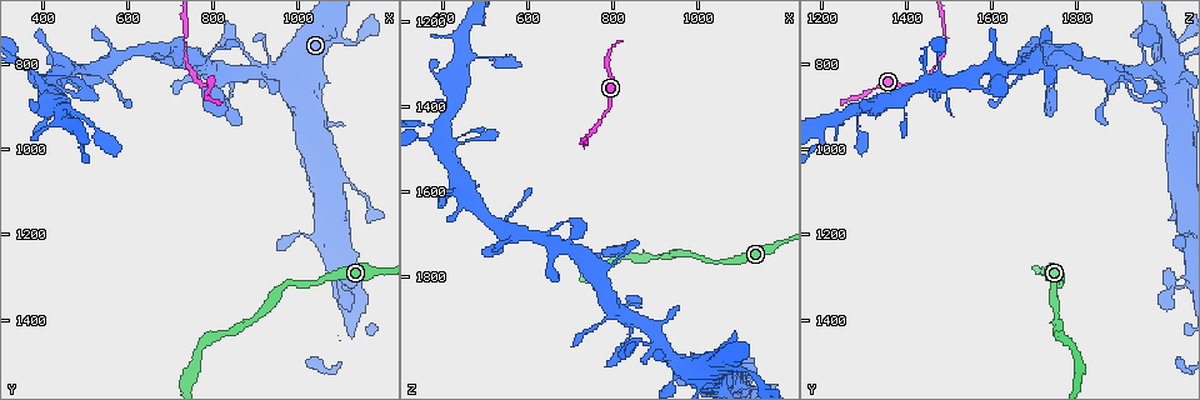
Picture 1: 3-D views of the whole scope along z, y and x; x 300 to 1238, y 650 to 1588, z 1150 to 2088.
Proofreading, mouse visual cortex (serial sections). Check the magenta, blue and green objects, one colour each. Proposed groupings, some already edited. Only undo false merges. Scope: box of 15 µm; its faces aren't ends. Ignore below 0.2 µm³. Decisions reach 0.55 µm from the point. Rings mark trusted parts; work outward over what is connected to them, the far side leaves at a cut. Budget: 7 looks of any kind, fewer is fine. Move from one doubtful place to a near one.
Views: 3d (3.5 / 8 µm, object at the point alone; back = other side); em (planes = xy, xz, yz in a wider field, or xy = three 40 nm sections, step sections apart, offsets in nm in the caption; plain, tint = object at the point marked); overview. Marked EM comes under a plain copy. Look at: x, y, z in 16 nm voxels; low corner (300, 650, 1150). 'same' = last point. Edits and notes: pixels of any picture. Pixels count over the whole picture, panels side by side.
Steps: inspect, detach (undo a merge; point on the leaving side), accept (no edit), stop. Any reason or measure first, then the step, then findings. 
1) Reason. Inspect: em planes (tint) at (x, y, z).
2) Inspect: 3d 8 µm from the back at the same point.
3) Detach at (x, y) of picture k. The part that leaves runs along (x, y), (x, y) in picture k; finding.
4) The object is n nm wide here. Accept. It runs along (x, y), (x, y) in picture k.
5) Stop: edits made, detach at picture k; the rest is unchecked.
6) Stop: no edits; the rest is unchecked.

Narrows sharply. Inspect: 3d 3.5 µm at (730, 745, 1490).

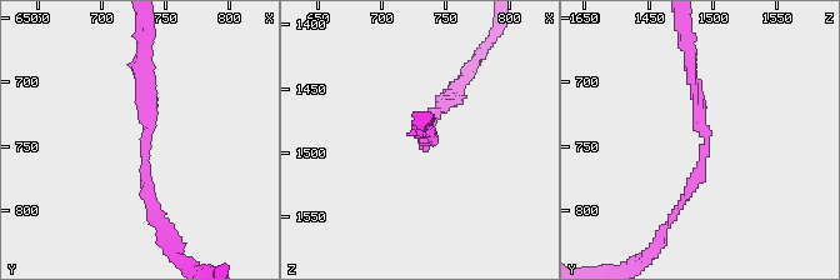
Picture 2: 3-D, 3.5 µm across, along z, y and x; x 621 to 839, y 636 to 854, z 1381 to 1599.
Inspect: em planes (tint) at (734, 746, 1494).

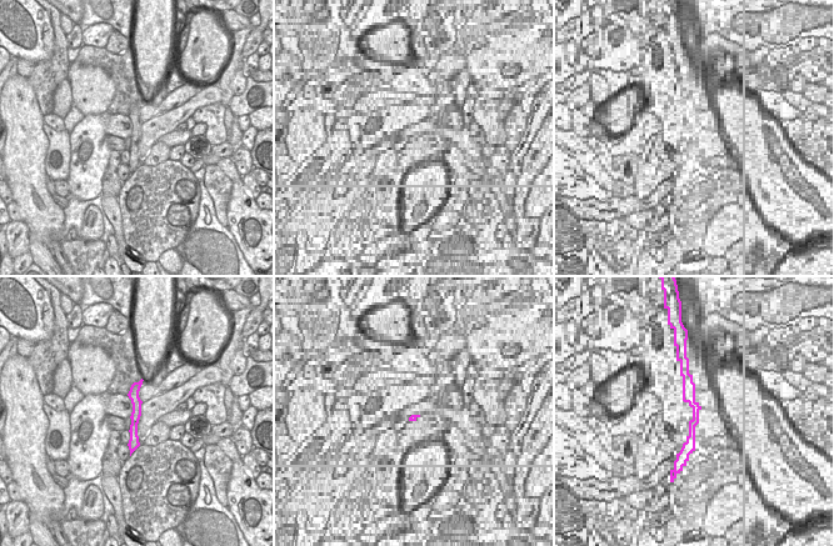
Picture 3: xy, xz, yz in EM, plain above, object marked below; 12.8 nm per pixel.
Accept. It runs along (159, 215), (144, 170), (140, 58) in picture 2; one cell here.

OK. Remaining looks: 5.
Sudden change in width. Inspect: em xy step 2 (tint) at (960, 810, 2005).

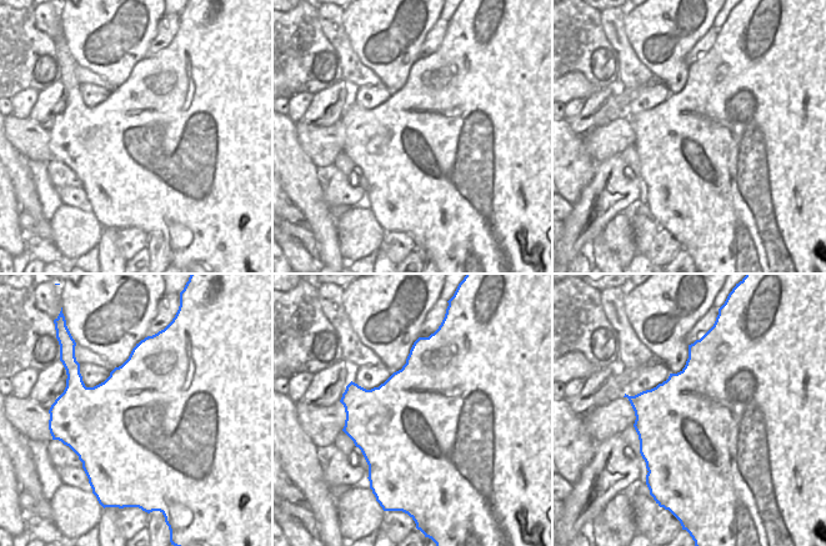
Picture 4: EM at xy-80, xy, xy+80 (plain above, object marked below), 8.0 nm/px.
Inspect: 3d 3.5 µm at the same point.

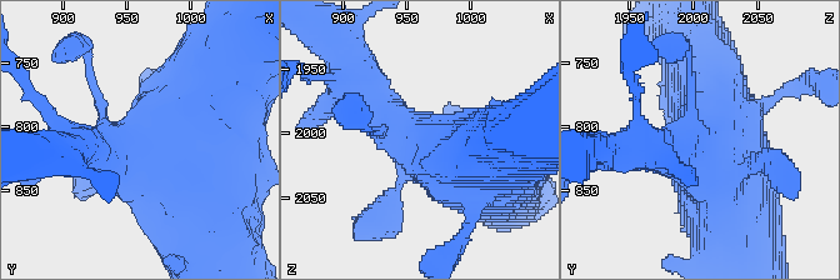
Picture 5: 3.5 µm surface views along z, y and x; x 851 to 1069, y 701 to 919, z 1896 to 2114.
Accept. It runs along (238, 75), (169, 144), (103, 148) in picture 5; all the same cell.

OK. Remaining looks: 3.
Four-way junction. Inspect: 3d 8 µm at (385, 830, 1475).

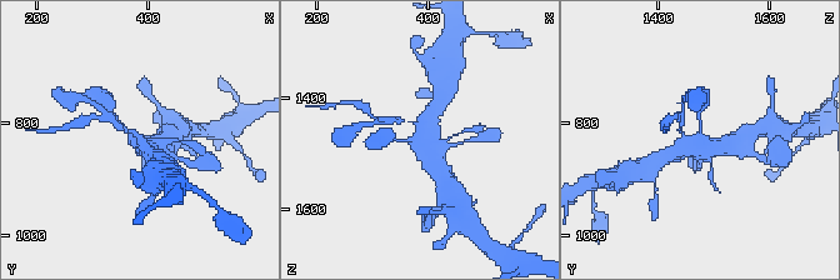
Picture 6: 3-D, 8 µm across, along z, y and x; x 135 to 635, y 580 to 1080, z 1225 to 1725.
Inspect: em planes (tint) at (375, 835, 1485).

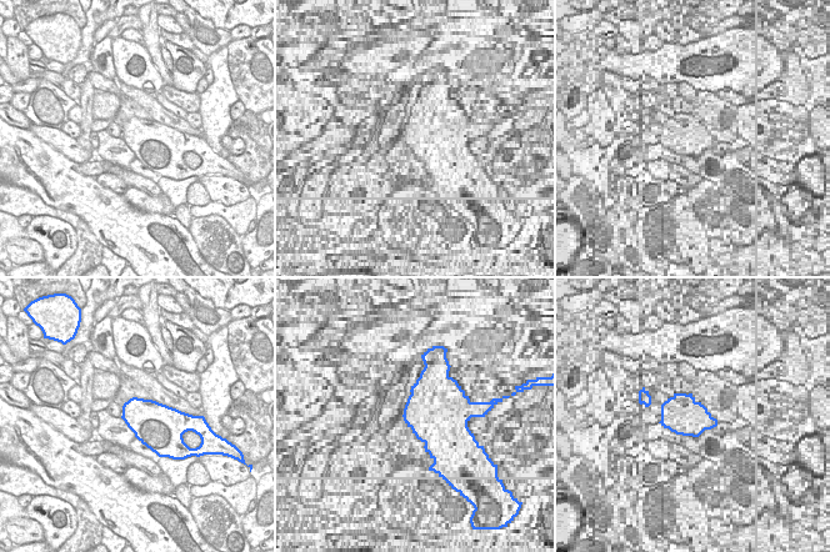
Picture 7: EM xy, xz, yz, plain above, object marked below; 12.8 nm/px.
Accept. All the same cell.

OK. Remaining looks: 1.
Stop: no edits; the rest is unchecked.

